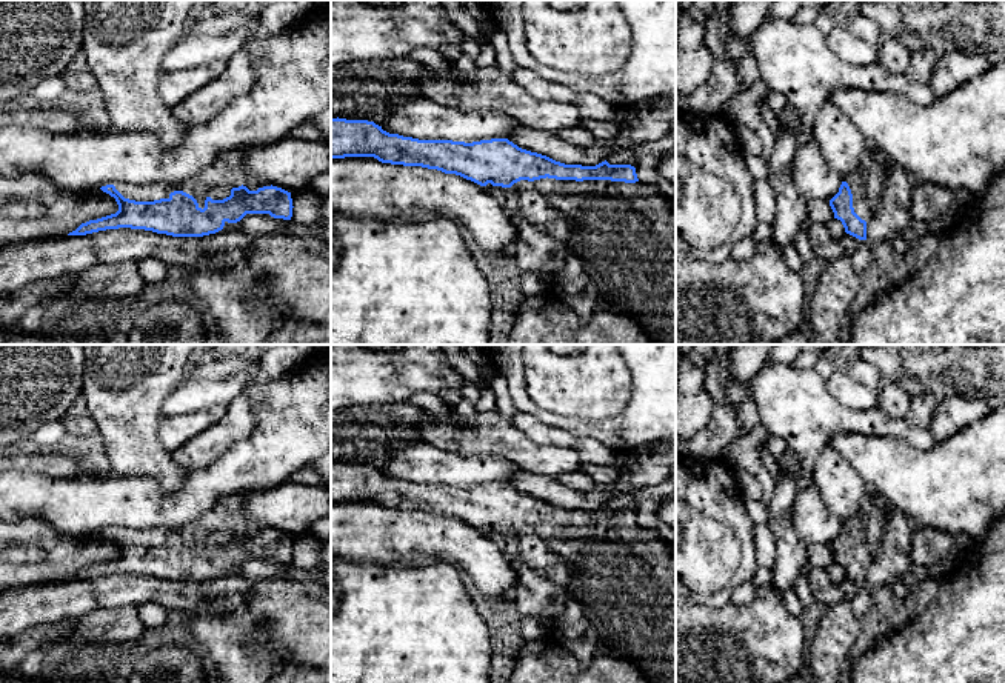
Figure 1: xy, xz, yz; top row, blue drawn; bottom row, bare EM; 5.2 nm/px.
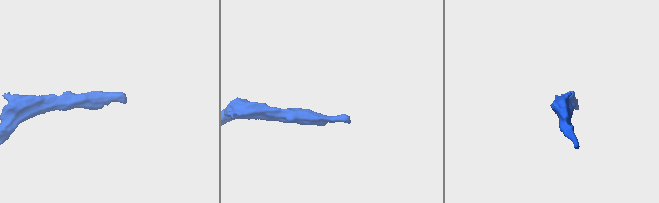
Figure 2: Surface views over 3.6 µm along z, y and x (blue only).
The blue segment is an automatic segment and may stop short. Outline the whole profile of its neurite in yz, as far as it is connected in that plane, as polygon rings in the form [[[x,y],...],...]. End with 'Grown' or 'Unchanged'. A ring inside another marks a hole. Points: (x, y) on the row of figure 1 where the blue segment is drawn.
[[[865,152],[859,168],[843,177],[830,206],[846,234],[866,240],[866,220],[879,205],[885,180],[886,168],[871,152]]]. Grown

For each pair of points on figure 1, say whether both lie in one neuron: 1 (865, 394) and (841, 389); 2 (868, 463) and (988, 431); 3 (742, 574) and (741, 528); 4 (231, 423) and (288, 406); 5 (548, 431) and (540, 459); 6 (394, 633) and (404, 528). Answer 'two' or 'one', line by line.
1: one
2: one
3: one
4: two
5: two
6: two

